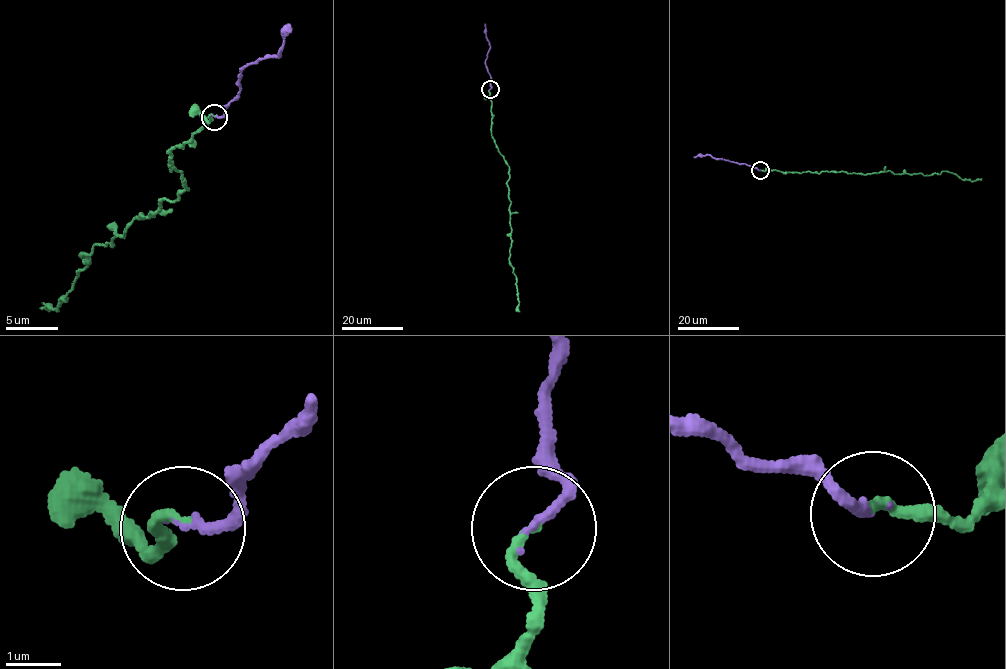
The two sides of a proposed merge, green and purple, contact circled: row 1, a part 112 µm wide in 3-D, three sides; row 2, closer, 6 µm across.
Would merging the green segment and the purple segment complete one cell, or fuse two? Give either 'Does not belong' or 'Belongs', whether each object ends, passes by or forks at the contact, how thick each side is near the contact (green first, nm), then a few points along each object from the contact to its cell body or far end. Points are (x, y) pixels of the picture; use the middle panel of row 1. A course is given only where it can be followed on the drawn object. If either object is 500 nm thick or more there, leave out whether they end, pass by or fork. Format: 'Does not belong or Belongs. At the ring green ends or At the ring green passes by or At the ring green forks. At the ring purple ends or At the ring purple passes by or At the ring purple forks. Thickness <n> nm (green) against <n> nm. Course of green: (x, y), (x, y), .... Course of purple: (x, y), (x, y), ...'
Belongs. At the ring green ends. At the ring purple ends. Thickness 180 nm (green) against 140 nm. Course of green: (490, 89), (491, 133), (509, 169), (509, 261), (515, 276), (519, 312). Course of purple: (490, 89), (490, 75), (485, 60), (490, 47), (485, 23)

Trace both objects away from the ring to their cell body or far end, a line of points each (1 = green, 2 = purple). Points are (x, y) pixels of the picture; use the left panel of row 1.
1: (215, 116), (167, 151), (168, 169), (188, 188), (80, 257), (89, 258), (50, 308)
2: (215, 116), (223, 115), (241, 90), (236, 81), (242, 77), (241, 69), (280, 55), (281, 37), (291, 29)

